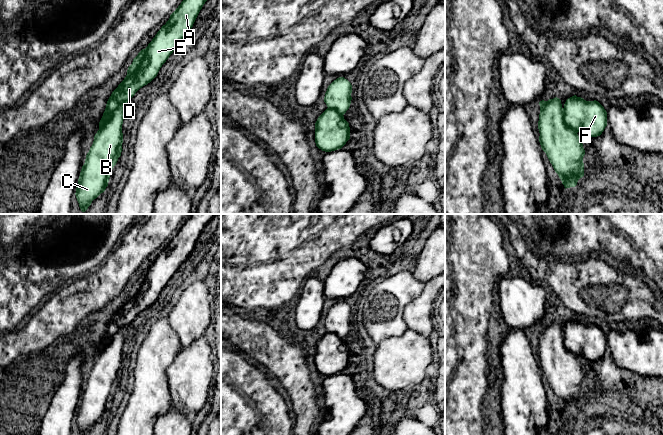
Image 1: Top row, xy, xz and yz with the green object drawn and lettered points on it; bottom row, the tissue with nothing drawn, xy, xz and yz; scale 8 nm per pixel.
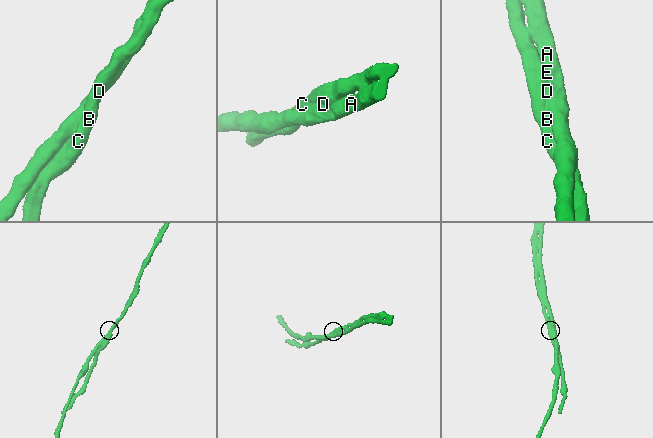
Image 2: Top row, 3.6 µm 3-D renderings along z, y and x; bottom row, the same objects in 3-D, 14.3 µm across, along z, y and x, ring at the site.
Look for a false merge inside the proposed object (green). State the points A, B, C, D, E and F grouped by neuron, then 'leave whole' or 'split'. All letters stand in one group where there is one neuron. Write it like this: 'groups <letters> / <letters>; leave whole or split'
groups A D E F / B C; split

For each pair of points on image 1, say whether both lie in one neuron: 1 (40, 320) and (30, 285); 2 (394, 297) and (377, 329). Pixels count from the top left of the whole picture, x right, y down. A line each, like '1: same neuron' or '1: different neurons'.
1: different neurons
2: same neuron

